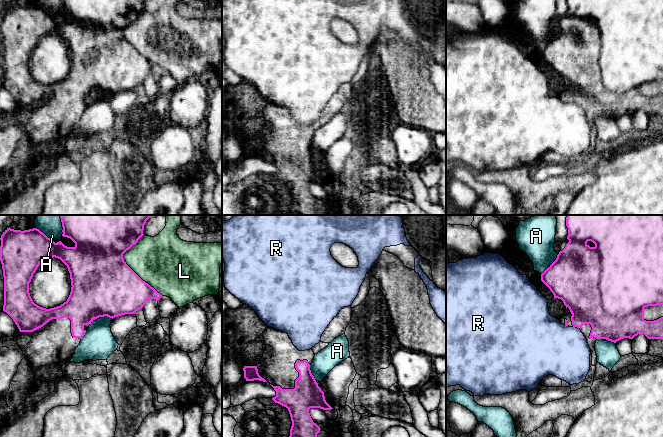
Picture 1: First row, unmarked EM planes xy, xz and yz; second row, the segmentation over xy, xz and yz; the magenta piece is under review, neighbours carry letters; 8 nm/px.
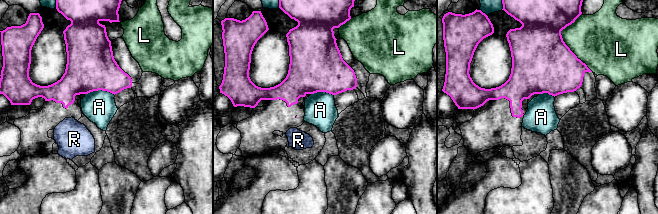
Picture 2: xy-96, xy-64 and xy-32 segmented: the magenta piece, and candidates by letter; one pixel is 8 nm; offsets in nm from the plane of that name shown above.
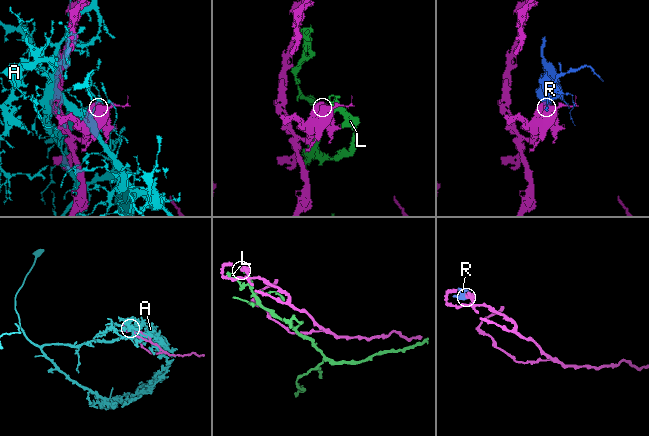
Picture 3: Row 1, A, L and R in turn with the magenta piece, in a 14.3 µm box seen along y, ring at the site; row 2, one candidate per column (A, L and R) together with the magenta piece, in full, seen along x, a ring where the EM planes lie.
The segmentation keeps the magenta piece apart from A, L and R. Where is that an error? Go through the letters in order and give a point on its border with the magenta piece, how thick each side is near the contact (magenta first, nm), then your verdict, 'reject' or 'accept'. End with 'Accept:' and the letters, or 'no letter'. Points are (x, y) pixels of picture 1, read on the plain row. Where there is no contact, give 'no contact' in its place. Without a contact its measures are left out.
A: contact yz (551, 40); calibres 480 and 280 nm; reject
L: contact xy (128, 42); calibres 500 and 400 nm; reject
R: contact yz (574, 102); calibres 380 and 420 nm; reject
Accept: no letter

